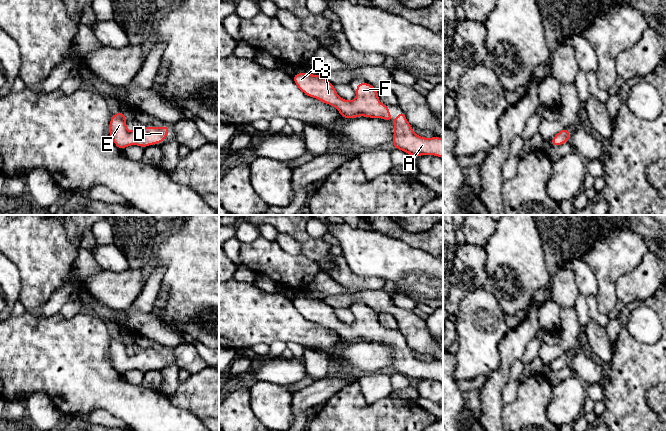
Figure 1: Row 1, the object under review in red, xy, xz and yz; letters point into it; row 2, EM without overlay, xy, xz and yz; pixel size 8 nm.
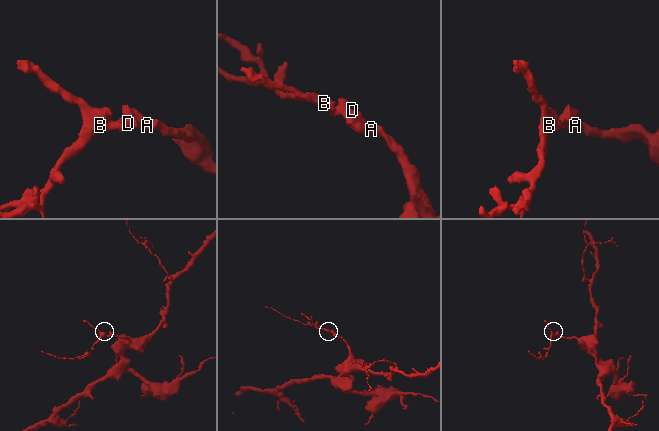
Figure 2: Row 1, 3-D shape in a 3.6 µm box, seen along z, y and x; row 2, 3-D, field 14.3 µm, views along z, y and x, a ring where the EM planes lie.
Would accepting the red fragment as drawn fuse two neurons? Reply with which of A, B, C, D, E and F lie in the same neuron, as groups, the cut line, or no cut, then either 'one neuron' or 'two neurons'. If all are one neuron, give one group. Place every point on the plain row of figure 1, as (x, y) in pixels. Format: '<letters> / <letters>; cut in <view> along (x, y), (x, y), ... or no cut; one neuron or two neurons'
A B C D E F; no cut; one neuron

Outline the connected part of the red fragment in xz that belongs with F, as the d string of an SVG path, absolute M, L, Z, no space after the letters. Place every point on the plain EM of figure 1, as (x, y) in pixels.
M295 297L293 305L305 319L337 332L342 342L365 340L392 346L394 350L392 368L395 373L407 376L413 382L421 379L434 379L443 383L443 363L438 360L424 362L416 359L402 334L398 336L393 346L388 336L390 330L380 327L378 314L369 307L357 308L355 324L347 325L337 319L335 309L323 299Z

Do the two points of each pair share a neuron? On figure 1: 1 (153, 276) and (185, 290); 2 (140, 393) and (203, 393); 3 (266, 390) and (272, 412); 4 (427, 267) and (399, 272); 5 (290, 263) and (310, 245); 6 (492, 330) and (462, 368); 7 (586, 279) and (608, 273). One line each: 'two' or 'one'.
1: two
2: two
3: one
4: one
5: two
6: one
7: two

